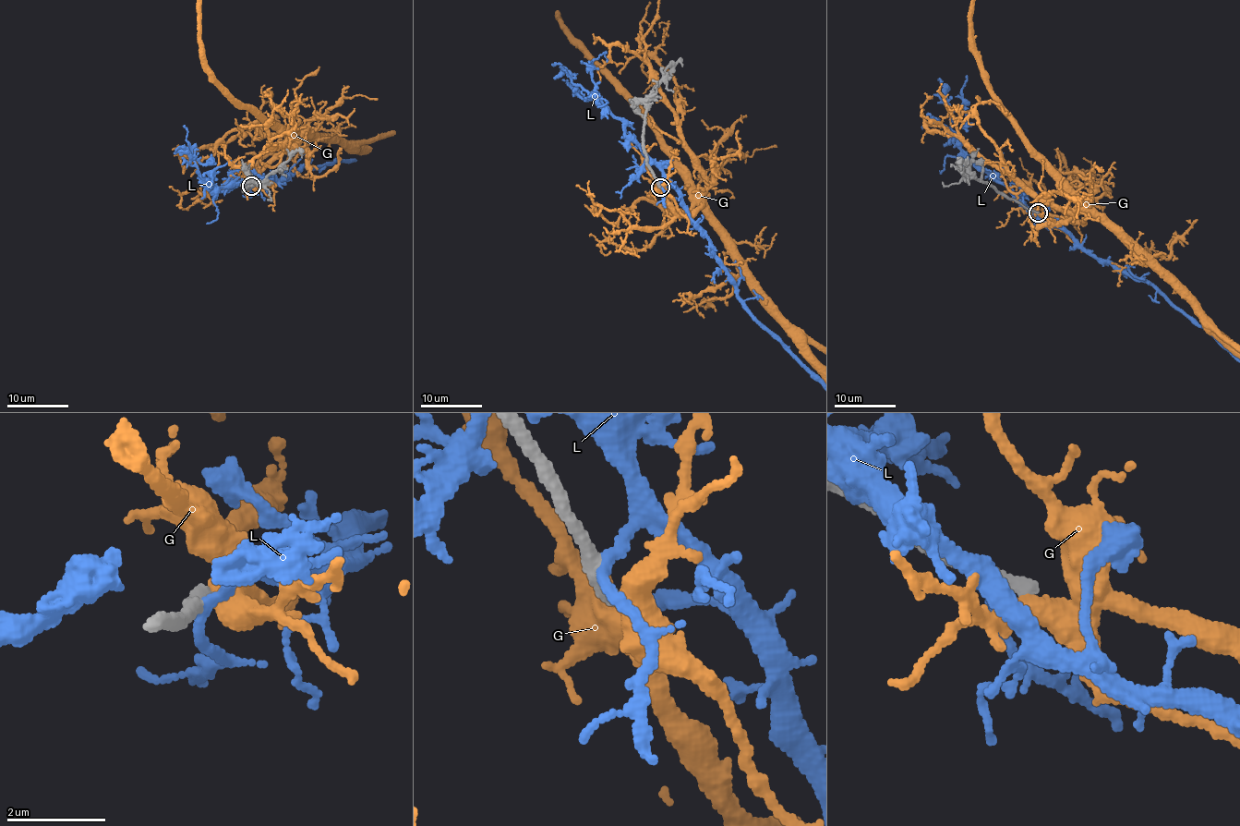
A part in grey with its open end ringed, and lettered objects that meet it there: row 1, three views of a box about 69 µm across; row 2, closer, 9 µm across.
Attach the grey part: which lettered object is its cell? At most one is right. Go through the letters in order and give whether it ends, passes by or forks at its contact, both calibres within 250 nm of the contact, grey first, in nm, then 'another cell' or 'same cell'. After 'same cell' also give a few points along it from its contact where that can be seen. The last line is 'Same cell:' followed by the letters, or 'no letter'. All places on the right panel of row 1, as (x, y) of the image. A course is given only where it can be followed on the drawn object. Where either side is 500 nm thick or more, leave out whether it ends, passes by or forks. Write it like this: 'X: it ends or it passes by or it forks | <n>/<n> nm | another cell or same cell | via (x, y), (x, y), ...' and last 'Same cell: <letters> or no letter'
G: it passes by | 300/480 nm | another cell
L: it passes by | 380/190 nm | another cell
Same cell: no letter

